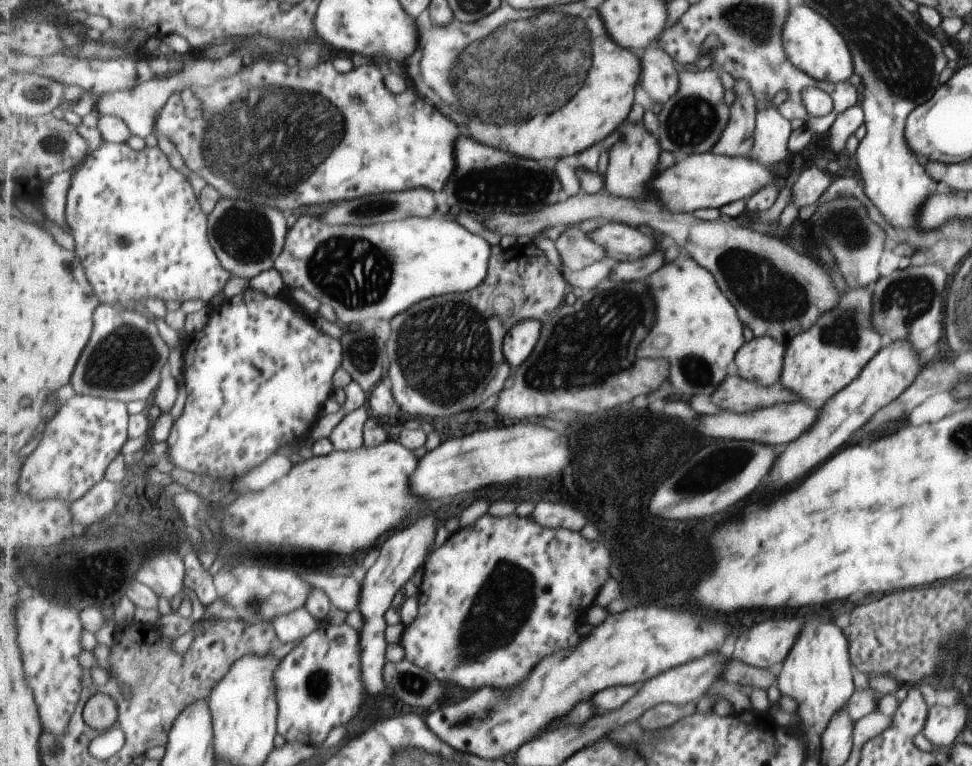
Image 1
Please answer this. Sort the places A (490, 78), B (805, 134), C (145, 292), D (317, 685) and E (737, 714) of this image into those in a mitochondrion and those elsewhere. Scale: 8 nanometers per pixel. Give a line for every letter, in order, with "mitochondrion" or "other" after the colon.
A: mitochondrion
B: other
C: other
D: mitochondrion
E: other

